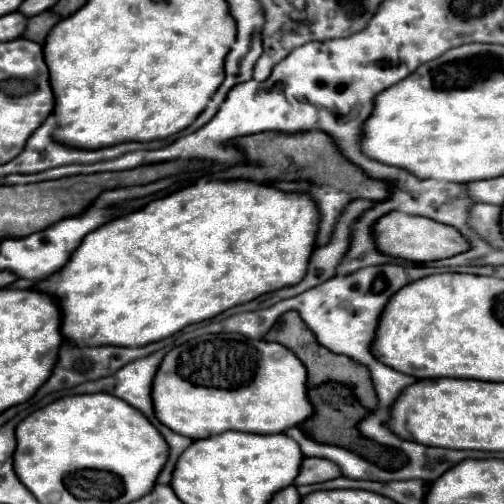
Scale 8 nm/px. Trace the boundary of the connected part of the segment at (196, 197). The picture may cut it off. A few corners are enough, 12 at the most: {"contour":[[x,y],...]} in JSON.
{"contour":[[202,180],[36,288],[80,346],[144,346],[296,286],[304,192]]}

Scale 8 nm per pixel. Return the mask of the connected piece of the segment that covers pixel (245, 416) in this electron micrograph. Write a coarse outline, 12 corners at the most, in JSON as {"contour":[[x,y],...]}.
{"contour":[[226,332],[172,348],[164,426],[278,434],[312,414],[286,346]]}

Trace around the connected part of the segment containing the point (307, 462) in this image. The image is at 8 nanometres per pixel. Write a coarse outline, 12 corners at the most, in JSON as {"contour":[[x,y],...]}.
{"contour":[[304,458],[294,486],[338,478],[340,468],[324,458]]}

